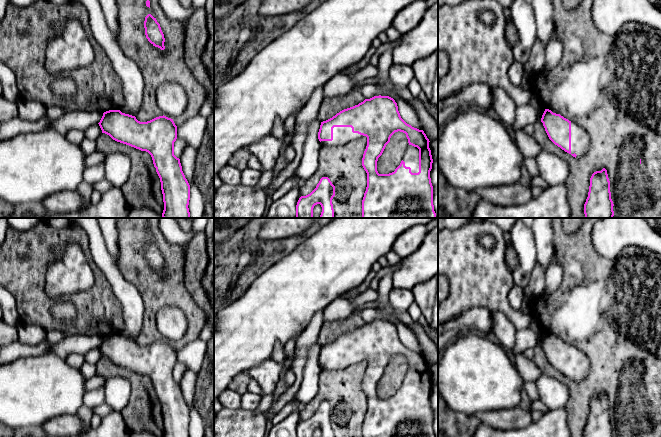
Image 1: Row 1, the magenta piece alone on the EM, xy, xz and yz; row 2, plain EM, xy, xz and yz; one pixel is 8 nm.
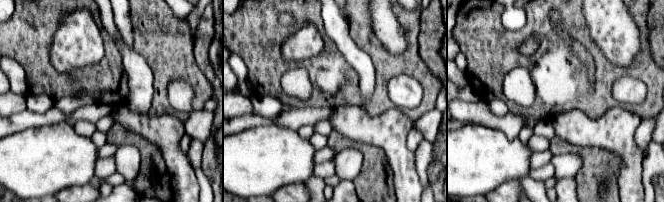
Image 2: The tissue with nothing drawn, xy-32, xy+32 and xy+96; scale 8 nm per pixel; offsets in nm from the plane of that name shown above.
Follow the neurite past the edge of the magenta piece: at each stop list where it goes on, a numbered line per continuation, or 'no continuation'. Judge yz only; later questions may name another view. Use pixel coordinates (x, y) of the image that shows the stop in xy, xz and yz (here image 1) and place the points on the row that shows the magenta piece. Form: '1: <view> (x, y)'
1: yz (580, 141)

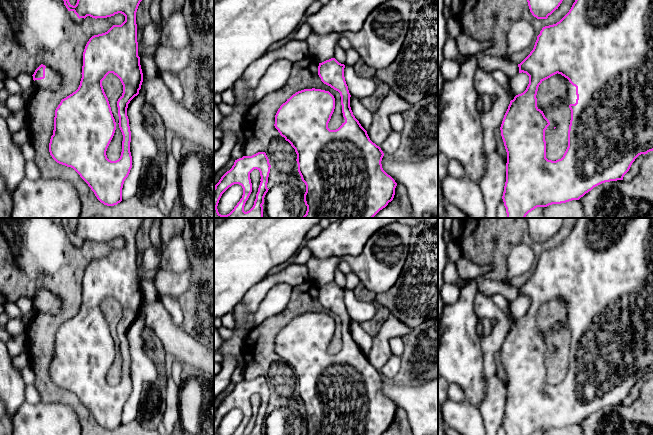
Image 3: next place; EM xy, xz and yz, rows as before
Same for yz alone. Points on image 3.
1: yz (570, 98)

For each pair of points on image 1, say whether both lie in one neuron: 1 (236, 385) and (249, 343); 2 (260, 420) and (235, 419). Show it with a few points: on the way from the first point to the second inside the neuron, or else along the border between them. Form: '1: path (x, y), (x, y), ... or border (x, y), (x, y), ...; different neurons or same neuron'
1: border (247, 372), (239, 372), (229, 382), (227, 387); different neurons
2: path (254, 420), (241, 420); same neuron

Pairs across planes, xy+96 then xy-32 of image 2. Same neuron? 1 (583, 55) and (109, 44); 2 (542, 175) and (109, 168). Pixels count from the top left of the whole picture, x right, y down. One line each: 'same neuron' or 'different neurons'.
1: different neurons
2: same neuron

